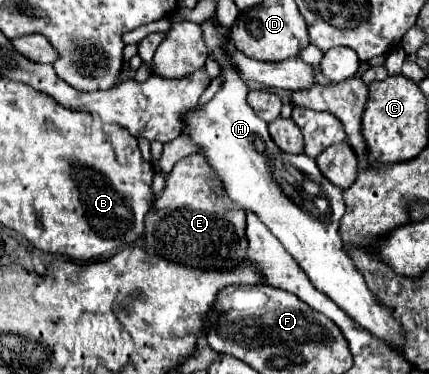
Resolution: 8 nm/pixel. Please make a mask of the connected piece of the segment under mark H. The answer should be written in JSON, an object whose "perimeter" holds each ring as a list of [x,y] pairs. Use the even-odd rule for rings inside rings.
{"perimeter":[[[207,18],[201,22],[201,30],[209,50],[207,56],[219,64],[219,77],[223,84],[209,104],[187,116],[185,134],[189,134],[203,148],[213,172],[223,180],[229,198],[241,208],[253,210],[261,218],[261,222],[275,234],[275,238],[281,240],[285,250],[305,270],[311,284],[319,292],[327,294],[341,310],[347,312],[347,316],[363,326],[363,330],[403,356],[405,334],[399,320],[395,320],[389,308],[379,302],[373,292],[369,292],[361,272],[343,250],[343,240],[339,236],[339,222],[345,214],[343,190],[335,188],[335,184],[319,172],[315,160],[305,154],[281,152],[271,140],[267,122],[263,122],[247,104],[247,82],[239,76],[239,72],[235,72],[231,56],[227,56],[227,48],[221,48],[223,36],[229,36],[229,28],[221,26],[215,18]],[[271,166],[281,170],[281,174],[275,174]]]}

